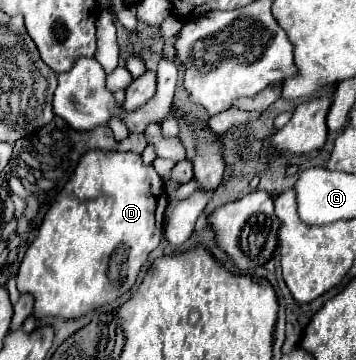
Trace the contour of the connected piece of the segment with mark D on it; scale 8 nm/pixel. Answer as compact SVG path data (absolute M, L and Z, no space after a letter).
M85 153L73 173L73 179L69 179L65 191L55 197L55 203L47 211L39 227L39 235L27 249L17 273L19 293L29 293L35 297L33 317L79 319L85 313L113 303L117 297L125 295L135 285L137 275L149 253L161 243L165 207L165 185L161 183L157 171L141 161L139 153Z

